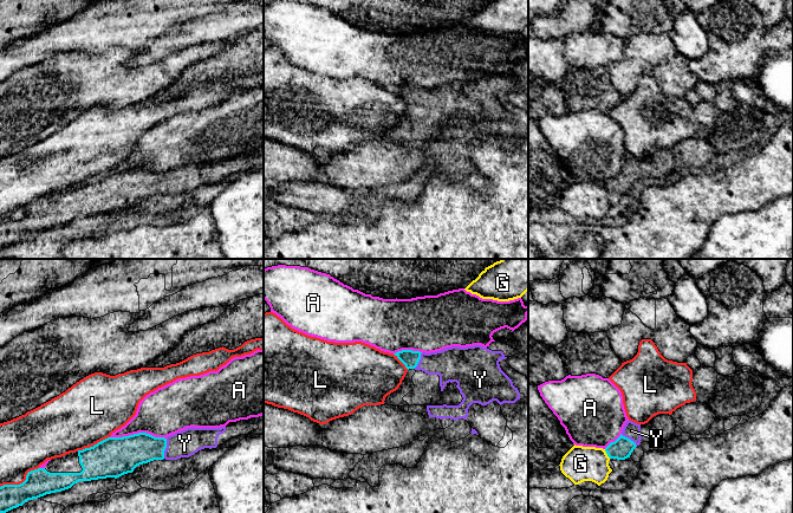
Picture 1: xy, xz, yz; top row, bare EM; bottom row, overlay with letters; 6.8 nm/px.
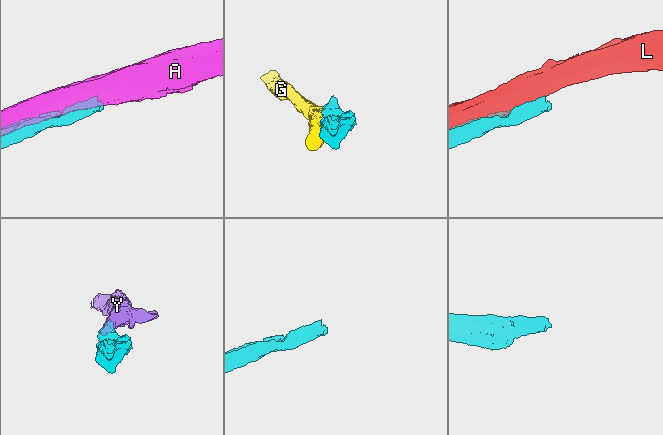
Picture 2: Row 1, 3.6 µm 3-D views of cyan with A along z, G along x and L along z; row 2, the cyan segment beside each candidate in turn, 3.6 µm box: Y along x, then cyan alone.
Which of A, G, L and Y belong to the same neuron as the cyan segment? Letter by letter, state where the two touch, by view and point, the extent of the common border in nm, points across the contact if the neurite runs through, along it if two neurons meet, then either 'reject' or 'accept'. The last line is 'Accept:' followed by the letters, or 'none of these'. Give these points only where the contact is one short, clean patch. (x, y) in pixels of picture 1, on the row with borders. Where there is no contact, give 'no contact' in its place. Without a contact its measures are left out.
A: xy (138, 433) | 380 nm | reject
G: yz (606, 453) | 80 nm | reject
L: xy (20, 484) | 300 nm | reject
Y: xy (164, 448) | 140 nm | across xy (128, 452), (138, 448), (164, 448), (173, 448), (184, 443) | accept
Accept: Y

